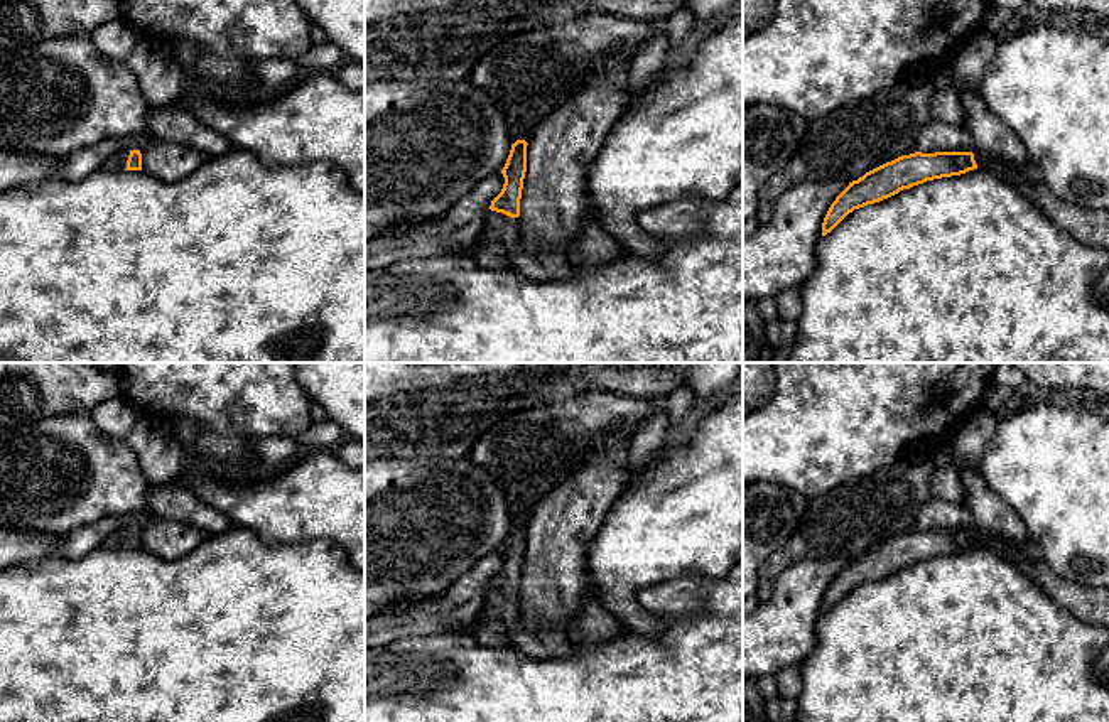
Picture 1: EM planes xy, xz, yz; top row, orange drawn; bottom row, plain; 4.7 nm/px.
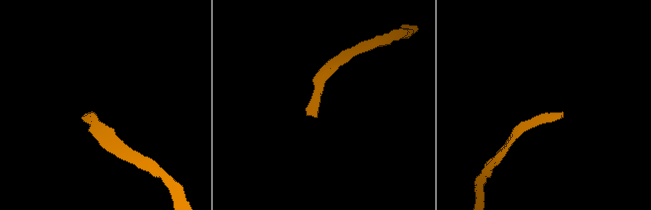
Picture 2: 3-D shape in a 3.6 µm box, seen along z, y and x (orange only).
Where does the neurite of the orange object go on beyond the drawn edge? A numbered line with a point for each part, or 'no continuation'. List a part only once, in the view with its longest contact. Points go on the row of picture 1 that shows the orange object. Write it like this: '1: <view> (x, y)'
1: xz (500, 235)

